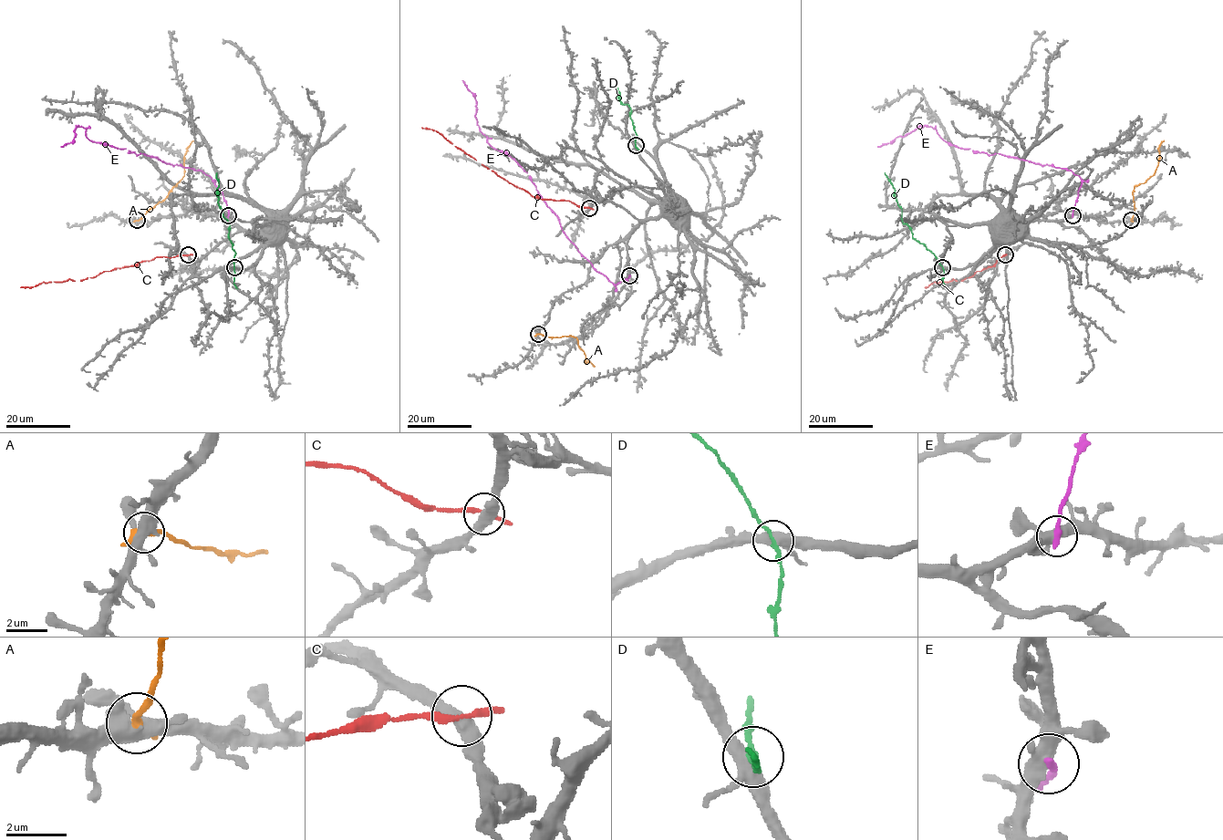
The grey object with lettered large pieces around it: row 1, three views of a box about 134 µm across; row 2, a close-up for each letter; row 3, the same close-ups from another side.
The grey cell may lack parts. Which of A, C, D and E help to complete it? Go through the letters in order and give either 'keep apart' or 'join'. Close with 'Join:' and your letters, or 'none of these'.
A: keep apart
C: keep apart
D: join
E: keep apart
Join: D

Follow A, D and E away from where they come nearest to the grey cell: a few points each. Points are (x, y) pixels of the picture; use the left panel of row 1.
A: (136, 220), (161, 202), (182, 178), (183, 157), (193, 140)
D: (234, 267), (235, 253), (229, 239), (230, 223), (217, 202), (216, 172)
E: (228, 215), (222, 191), (202, 171), (91, 141), (86, 129), (78, 126), (76, 126), (74, 140), (61, 147)

